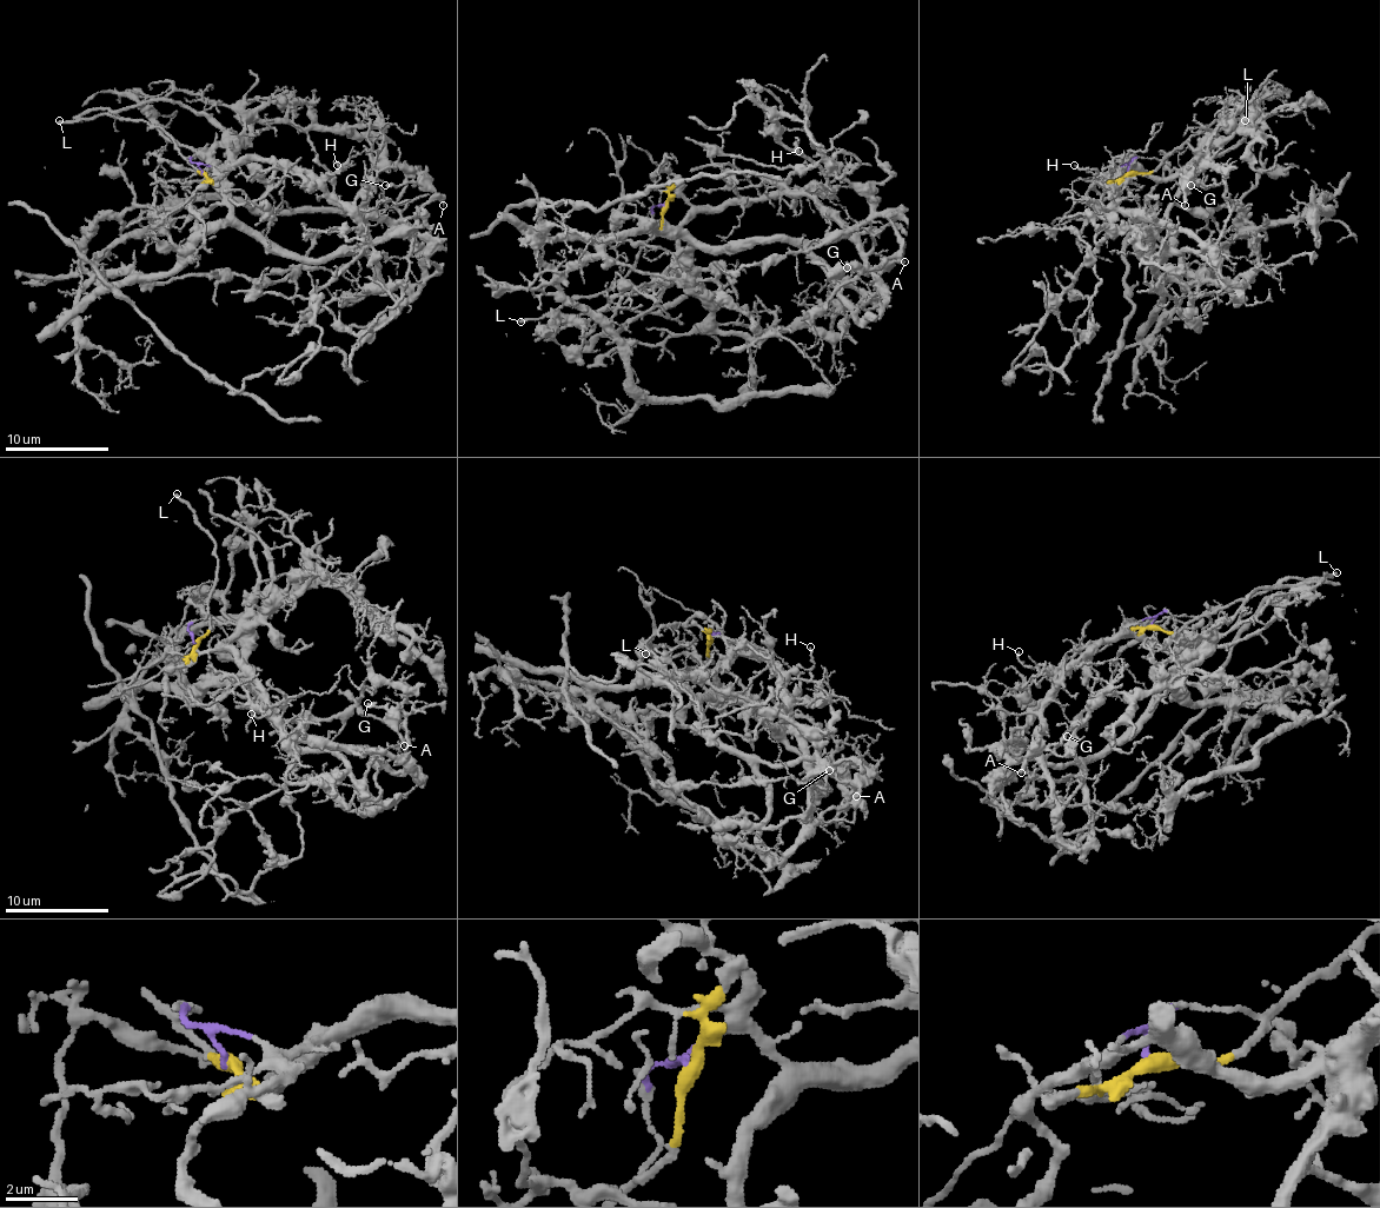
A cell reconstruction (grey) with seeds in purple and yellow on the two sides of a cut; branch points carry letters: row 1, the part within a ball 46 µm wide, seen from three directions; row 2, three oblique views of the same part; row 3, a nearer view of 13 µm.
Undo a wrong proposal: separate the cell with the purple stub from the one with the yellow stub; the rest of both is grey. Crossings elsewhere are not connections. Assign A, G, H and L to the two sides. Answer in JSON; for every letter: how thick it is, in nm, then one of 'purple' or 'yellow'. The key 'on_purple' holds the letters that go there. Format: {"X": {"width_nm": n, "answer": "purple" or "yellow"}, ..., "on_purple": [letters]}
{"A": {"width_nm": 240, "answer": "purple"}, "G": {"width_nm": 260, "answer": "purple"}, "H": {"width_nm": 150, "answer": "purple"}, "L": {"width_nm": 240, "answer": "yellow"}, "on_purple": ["A", "G", "H"]}

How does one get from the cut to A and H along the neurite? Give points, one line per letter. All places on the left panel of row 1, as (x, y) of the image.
A: (204, 174), (200, 164), (289, 161), (413, 241), (397, 203), (405, 185), (423, 185), (444, 205)
H: (204, 174), (200, 164), (224, 168), (250, 159), (302, 166), (317, 179), (340, 174), (345, 168), (338, 164)

